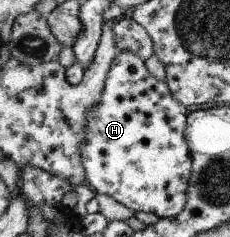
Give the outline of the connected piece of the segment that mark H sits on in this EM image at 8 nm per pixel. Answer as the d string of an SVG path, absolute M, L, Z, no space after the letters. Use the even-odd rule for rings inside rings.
M117 51L102 87L100 100L84 116L84 146L80 146L80 164L85 183L97 195L110 197L137 213L150 213L158 219L176 215L184 208L191 162L184 138L186 108L176 102L165 82L156 80L144 68L144 60L132 52Z

